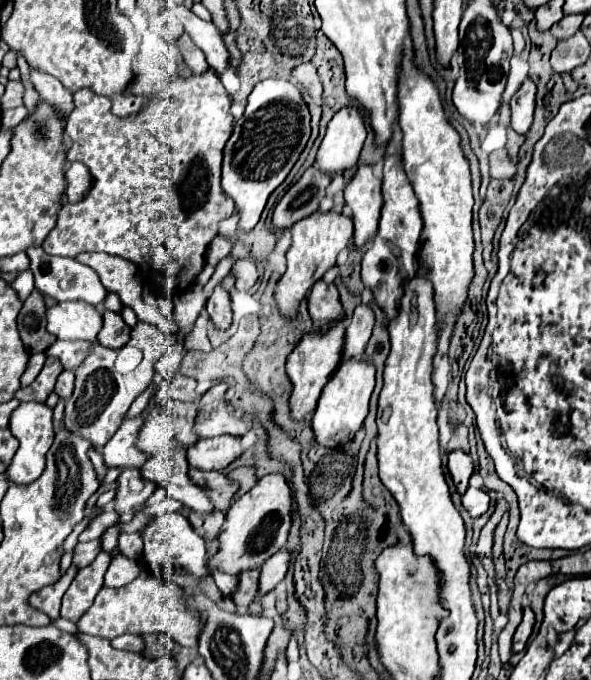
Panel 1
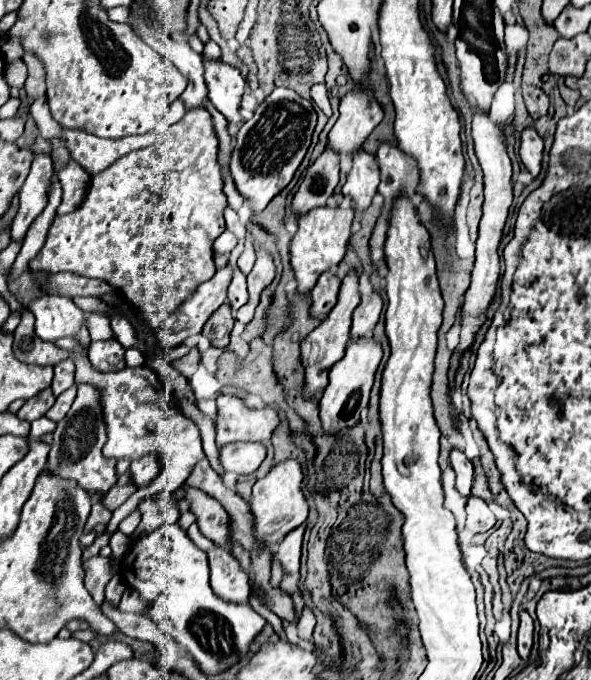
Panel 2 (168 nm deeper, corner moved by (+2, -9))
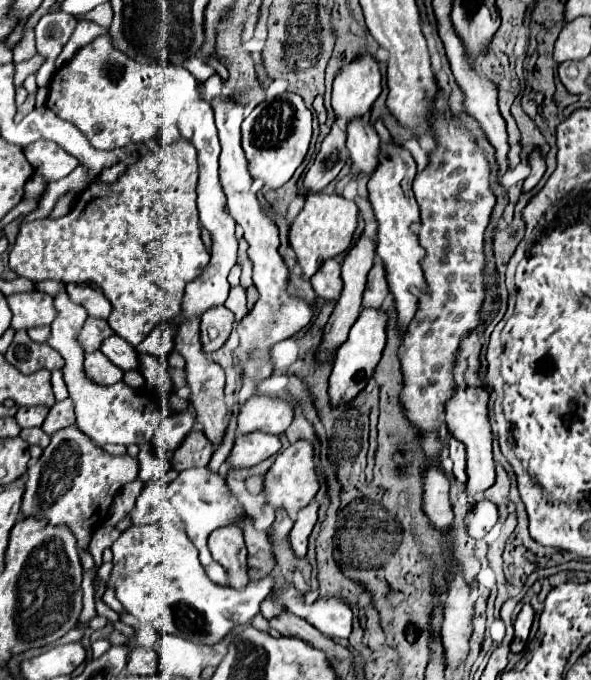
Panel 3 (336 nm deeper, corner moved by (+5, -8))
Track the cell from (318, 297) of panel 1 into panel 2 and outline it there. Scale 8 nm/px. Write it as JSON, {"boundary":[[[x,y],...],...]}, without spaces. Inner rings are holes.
{"boundary":[[[326,271],[320,275],[318,283],[310,291],[310,295],[312,295],[312,307],[310,307],[312,317],[322,321],[330,313],[330,309],[338,301],[338,289],[340,289],[340,279],[334,275],[334,271]]]}

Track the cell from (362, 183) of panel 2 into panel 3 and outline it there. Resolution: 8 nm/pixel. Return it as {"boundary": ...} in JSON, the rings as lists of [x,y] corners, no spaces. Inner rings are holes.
{"boundary":[[[353,118],[353,122],[347,124],[347,148],[351,152],[355,174],[371,174],[377,168],[379,146],[381,140],[369,124],[369,118]]]}

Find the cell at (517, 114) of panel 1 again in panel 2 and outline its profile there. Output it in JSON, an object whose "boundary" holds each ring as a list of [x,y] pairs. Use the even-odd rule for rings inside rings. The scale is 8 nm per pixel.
{"boundary":[[[526,127],[520,135],[520,159],[524,163],[524,167],[532,173],[532,177],[538,175],[540,171],[540,161],[542,161],[542,149],[544,143],[540,139],[540,135],[536,133],[534,127]]]}

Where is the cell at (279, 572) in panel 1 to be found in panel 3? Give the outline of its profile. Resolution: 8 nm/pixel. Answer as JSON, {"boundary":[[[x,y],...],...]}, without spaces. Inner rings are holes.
{"boundary":[[[313,500],[309,506],[299,510],[295,526],[293,526],[291,534],[289,534],[291,548],[295,550],[295,554],[299,558],[303,558],[307,554],[307,544],[309,544],[309,536],[313,532],[313,526],[317,522],[317,512],[319,512],[319,502],[317,500]]]}

